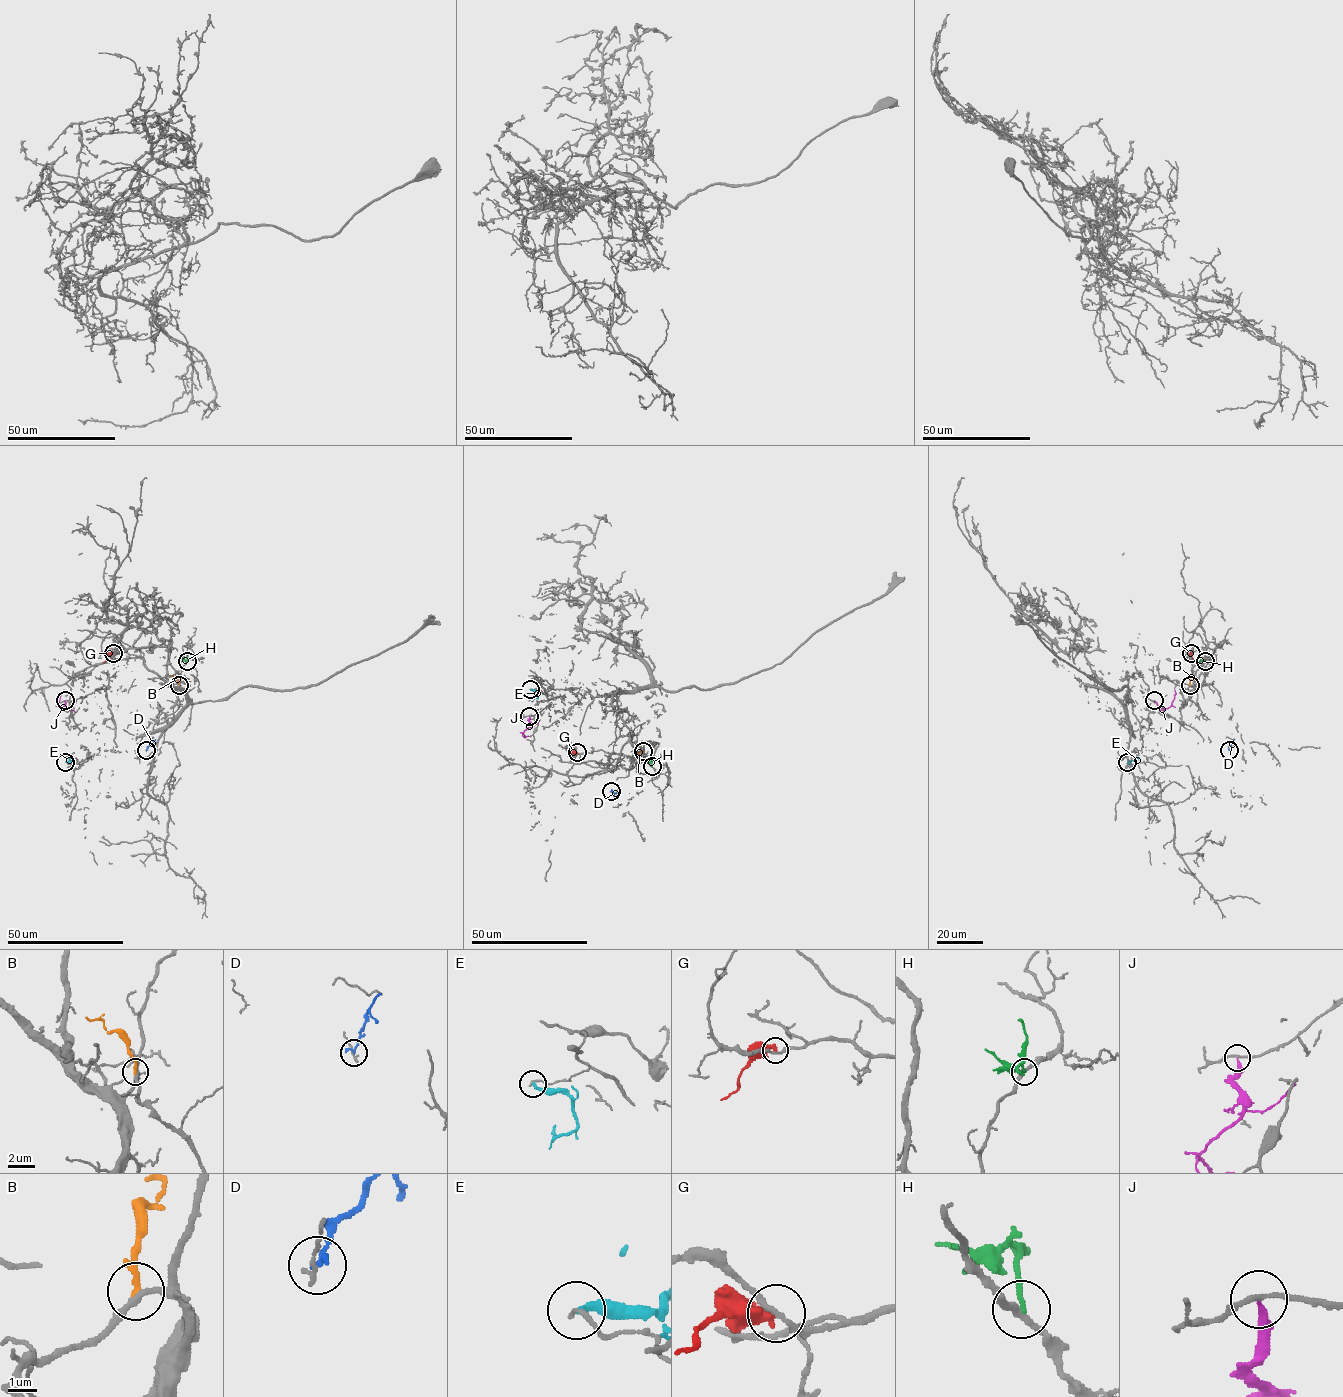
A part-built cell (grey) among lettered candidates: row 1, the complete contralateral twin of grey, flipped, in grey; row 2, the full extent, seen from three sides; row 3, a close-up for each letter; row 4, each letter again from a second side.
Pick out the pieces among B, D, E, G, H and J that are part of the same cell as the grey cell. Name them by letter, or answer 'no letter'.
no letter

